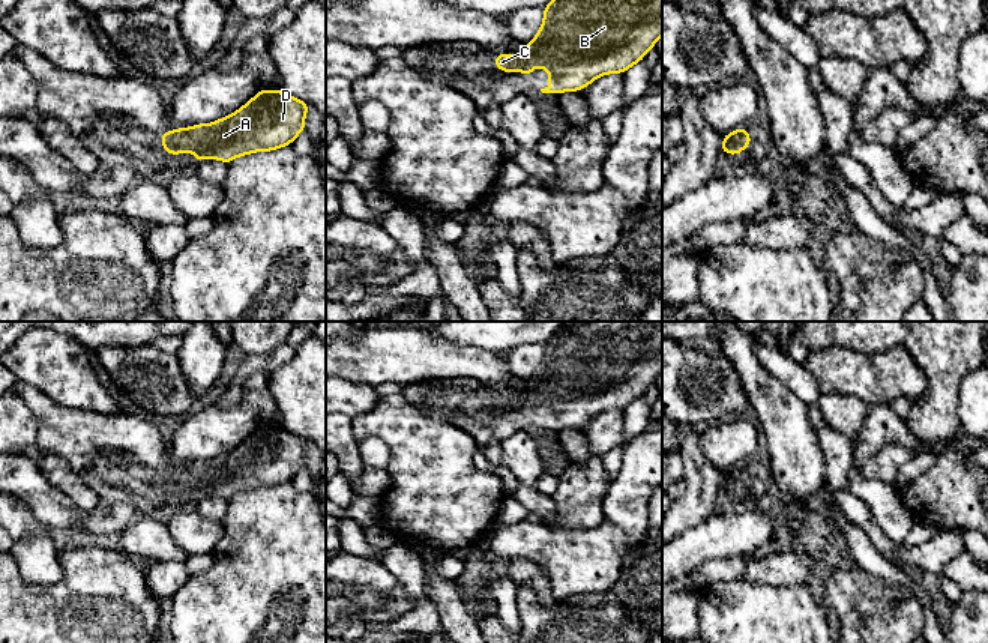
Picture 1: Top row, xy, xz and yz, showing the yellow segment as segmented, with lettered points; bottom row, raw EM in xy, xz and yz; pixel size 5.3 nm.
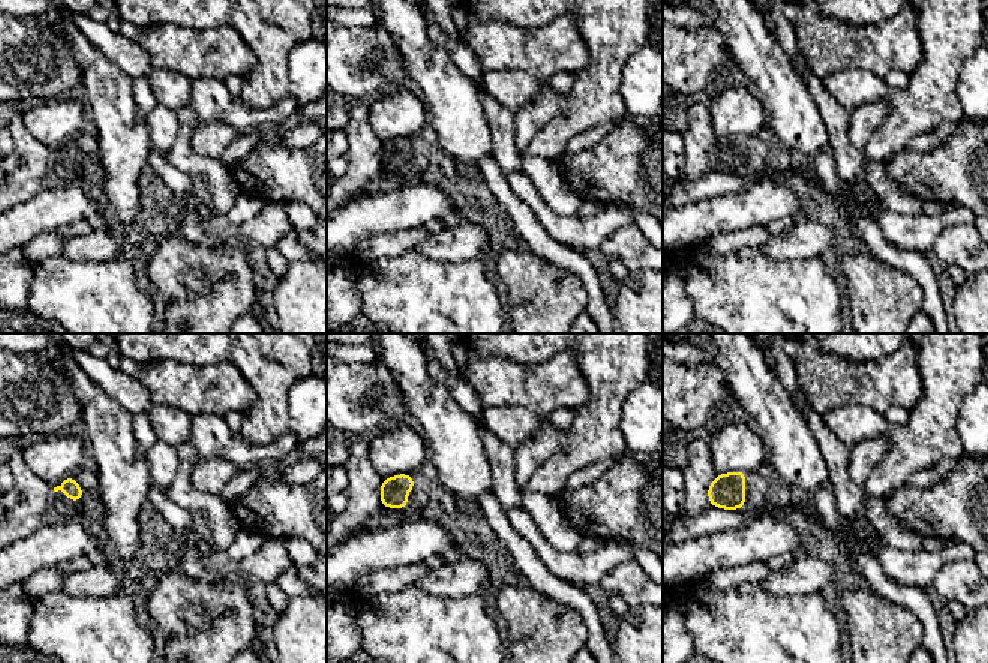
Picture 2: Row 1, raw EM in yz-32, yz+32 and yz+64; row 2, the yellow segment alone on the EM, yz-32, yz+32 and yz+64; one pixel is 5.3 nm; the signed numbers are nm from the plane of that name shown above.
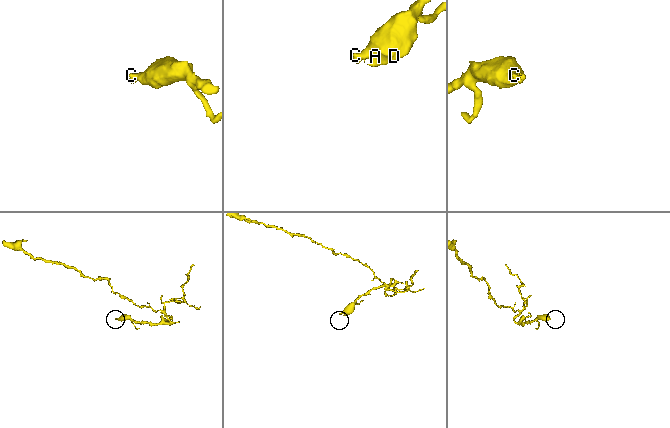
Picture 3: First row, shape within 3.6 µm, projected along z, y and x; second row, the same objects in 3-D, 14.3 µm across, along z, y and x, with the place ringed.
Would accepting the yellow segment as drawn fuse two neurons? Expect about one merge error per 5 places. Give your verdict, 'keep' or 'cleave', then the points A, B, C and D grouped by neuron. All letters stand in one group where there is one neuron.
keep; A B C D

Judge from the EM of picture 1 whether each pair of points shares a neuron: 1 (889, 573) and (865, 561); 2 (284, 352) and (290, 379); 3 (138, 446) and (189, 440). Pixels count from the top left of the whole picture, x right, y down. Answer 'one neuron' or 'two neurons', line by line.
1: one neuron
2: two neurons
3: two neurons

